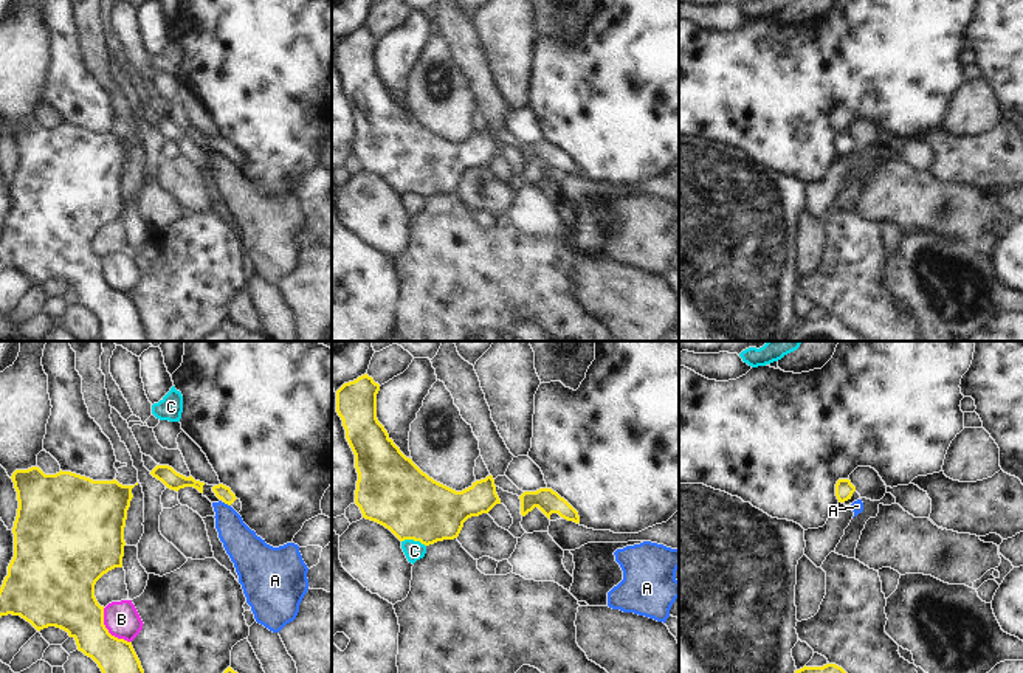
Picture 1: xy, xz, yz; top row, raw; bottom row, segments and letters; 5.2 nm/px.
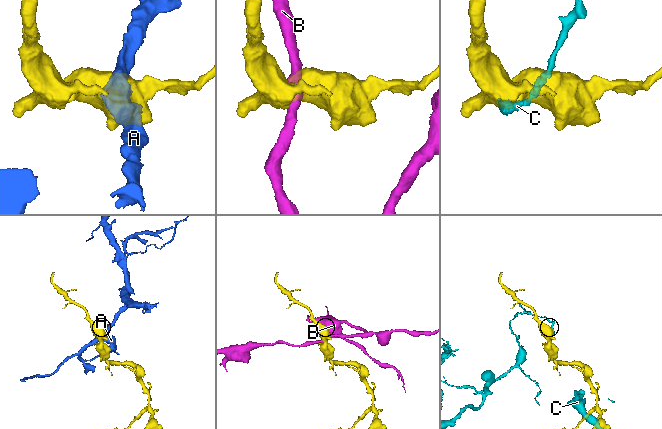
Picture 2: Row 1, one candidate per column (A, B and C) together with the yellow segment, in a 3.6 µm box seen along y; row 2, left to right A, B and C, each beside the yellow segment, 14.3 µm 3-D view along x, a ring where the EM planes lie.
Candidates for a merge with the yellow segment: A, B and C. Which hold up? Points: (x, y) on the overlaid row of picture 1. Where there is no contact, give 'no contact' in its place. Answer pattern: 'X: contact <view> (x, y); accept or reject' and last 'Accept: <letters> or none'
A: contact xy (227, 503); reject
B: contact xy (107, 631); reject
C: contact xz (414, 540); reject
Accept: none

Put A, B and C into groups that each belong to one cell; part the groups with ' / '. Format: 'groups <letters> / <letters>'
groups A / B / C

